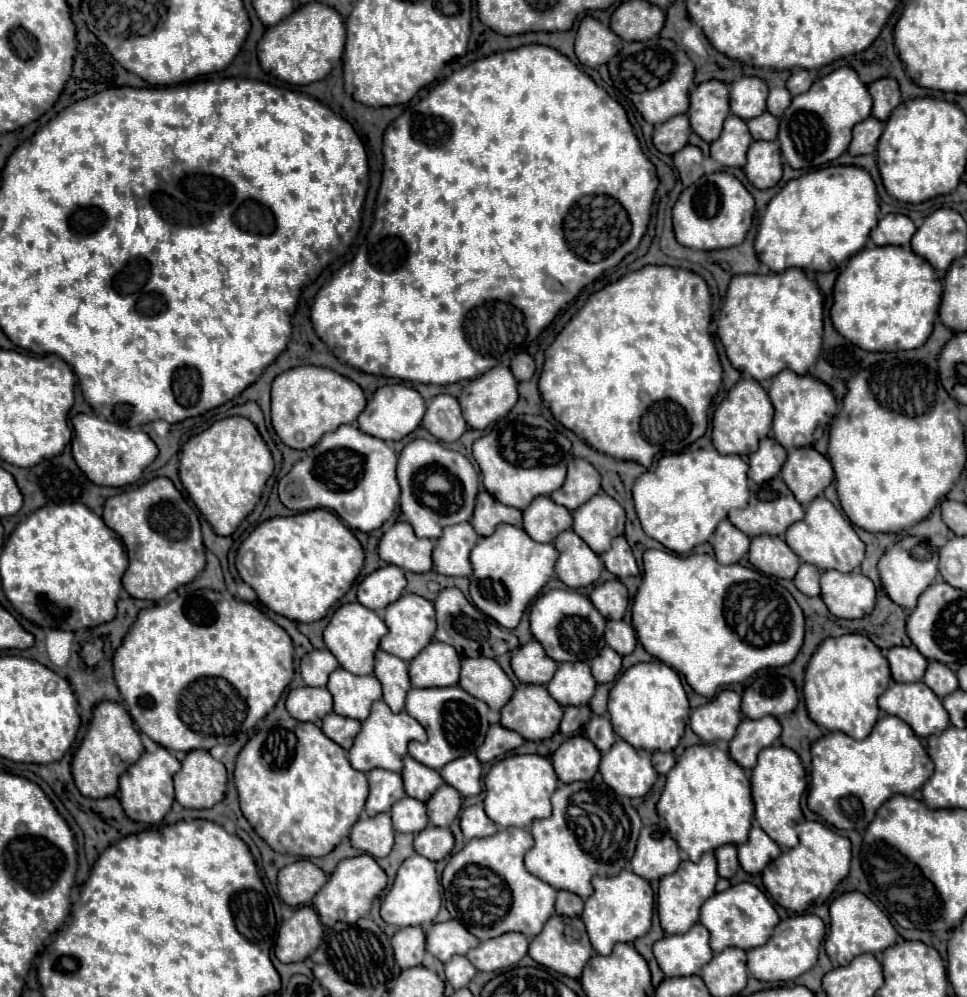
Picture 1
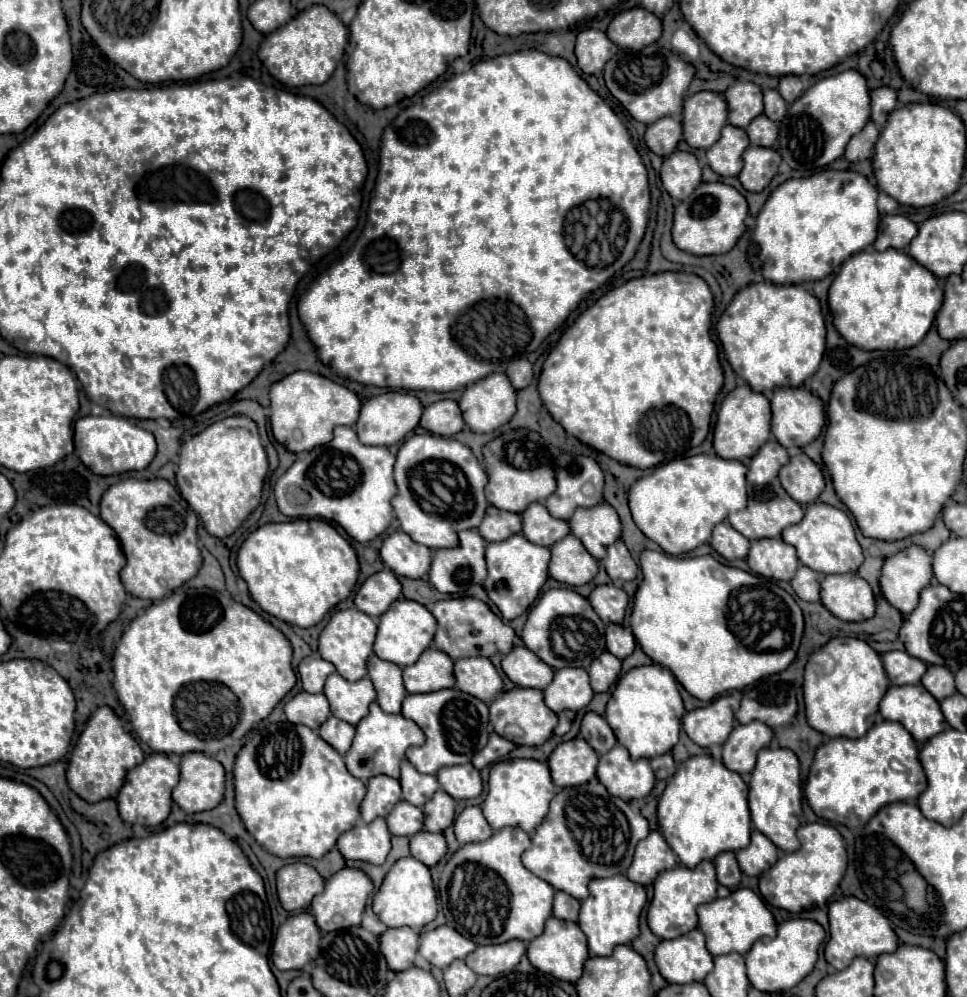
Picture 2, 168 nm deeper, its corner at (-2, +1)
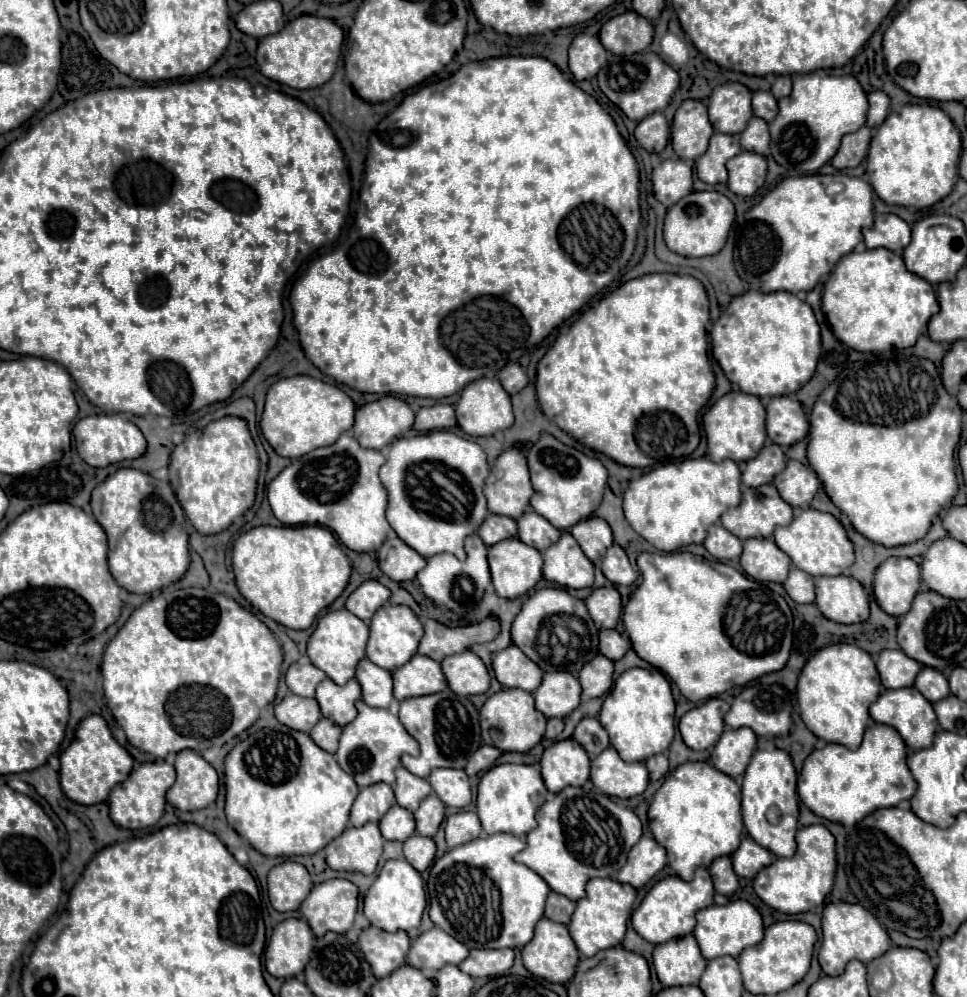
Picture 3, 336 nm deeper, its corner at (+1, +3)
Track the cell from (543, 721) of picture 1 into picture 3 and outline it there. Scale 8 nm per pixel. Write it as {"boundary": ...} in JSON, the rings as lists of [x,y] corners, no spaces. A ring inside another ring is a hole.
{"boundary":[[[500,689],[490,695],[480,709],[480,733],[484,745],[496,747],[502,753],[526,753],[530,751],[546,731],[546,717],[534,709],[534,699],[522,689]]]}

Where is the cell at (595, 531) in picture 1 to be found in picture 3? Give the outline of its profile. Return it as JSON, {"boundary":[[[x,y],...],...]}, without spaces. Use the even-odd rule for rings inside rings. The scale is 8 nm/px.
{"boundary":[[[588,517],[586,521],[580,521],[570,529],[572,537],[582,547],[584,555],[590,561],[600,561],[606,553],[606,549],[612,545],[612,529],[604,519]]]}

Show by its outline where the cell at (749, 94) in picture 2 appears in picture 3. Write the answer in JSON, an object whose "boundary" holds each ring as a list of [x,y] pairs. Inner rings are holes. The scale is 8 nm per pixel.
{"boundary":[[[724,83],[716,87],[708,99],[708,117],[718,133],[742,133],[752,117],[750,89],[740,83]]]}

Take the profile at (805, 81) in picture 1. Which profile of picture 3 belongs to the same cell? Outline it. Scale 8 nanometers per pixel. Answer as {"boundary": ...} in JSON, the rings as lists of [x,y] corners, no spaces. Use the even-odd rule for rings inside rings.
{"boundary":[[[780,75],[776,77],[776,81],[772,83],[772,95],[776,99],[782,99],[782,97],[788,97],[790,95],[790,89],[792,89],[792,81],[788,75]]]}

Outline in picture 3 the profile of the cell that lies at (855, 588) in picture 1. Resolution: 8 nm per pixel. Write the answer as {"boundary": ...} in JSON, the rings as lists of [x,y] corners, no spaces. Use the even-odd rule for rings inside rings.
{"boundary":[[[818,577],[816,579],[816,607],[820,613],[836,623],[862,623],[868,619],[868,595],[854,577]]]}

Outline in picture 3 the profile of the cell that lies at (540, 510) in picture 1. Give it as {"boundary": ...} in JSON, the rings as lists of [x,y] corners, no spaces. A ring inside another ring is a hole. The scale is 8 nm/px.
{"boundary":[[[526,511],[520,519],[518,519],[518,537],[522,543],[544,551],[550,545],[554,545],[554,541],[558,541],[560,531],[546,521],[544,517],[540,517],[534,511]]]}

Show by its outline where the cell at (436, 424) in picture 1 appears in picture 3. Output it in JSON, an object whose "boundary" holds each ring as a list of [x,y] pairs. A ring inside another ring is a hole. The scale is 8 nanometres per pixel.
{"boundary":[[[452,405],[424,407],[416,413],[414,429],[420,433],[428,433],[428,431],[436,431],[436,429],[452,429],[452,427],[456,427],[456,417],[454,417]]]}

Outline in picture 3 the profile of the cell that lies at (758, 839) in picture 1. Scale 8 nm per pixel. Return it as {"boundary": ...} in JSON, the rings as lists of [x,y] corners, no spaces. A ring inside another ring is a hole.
{"boundary":[[[744,837],[740,847],[732,853],[732,865],[738,877],[752,879],[760,869],[768,867],[772,863],[772,853],[764,847],[760,847],[750,837]]]}

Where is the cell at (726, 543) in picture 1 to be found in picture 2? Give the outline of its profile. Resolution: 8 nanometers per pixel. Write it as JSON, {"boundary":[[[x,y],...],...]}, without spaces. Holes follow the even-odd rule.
{"boundary":[[[727,521],[719,523],[713,529],[713,537],[711,537],[711,547],[725,559],[733,561],[733,559],[743,559],[749,553],[749,539],[745,539],[739,531],[735,531]]]}

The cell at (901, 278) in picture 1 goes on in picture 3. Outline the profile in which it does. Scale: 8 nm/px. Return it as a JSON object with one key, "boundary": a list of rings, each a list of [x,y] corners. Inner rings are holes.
{"boundary":[[[872,249],[864,253],[848,253],[838,261],[824,283],[822,311],[833,335],[848,347],[860,353],[886,353],[890,349],[912,347],[928,319],[938,311],[938,301],[932,285],[920,277],[914,277],[914,273],[904,267],[902,257],[890,253],[888,249]]]}

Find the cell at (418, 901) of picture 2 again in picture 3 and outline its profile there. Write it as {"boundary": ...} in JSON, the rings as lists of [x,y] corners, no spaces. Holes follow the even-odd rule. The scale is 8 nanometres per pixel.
{"boundary":[[[390,859],[384,863],[380,875],[364,897],[364,915],[382,931],[412,931],[420,927],[420,919],[426,907],[426,893],[420,873],[406,859]]]}

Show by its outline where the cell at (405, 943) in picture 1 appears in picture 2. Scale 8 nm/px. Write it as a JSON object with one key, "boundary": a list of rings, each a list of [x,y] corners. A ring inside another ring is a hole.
{"boundary":[[[411,927],[387,929],[381,935],[381,953],[385,955],[389,969],[405,971],[413,967],[419,949],[419,933]]]}

